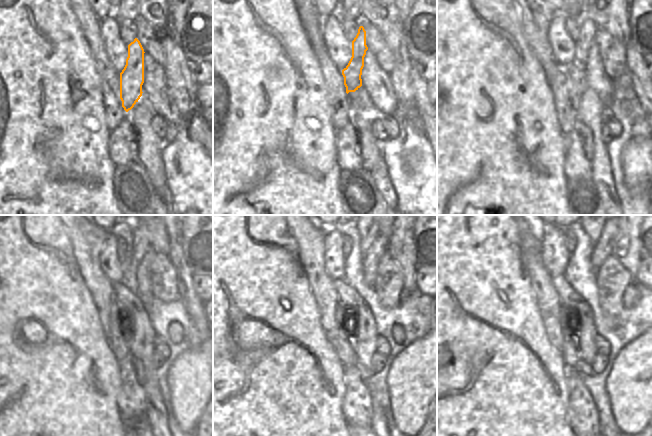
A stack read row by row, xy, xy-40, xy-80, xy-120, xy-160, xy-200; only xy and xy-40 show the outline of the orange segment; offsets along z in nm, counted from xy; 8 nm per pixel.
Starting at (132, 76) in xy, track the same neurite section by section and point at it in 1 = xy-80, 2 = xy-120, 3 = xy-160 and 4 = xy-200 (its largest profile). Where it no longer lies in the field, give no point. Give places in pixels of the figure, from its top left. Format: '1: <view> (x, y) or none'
1: xy-80 (588, 28)
2: xy-120 (141, 244)
3: xy-160 (367, 235)
4: xy-200 (594, 235)

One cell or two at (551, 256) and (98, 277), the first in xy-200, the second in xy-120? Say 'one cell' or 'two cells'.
two cells

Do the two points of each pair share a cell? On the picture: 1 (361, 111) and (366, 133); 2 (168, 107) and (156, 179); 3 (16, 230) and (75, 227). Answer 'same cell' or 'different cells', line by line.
1: different cells
2: different cells
3: different cells

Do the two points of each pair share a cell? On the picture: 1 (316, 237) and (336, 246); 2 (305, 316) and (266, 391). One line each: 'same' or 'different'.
1: different
2: same

